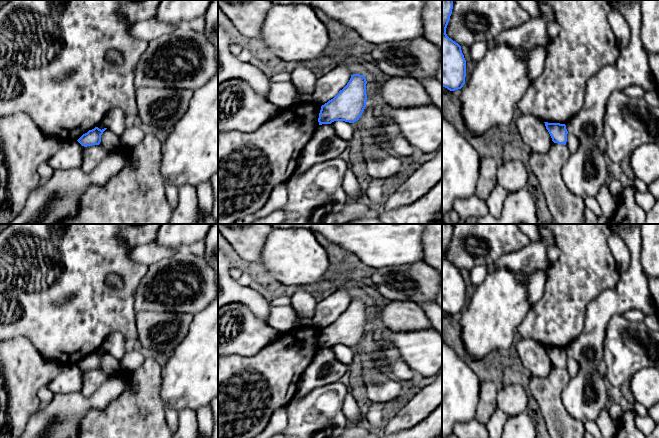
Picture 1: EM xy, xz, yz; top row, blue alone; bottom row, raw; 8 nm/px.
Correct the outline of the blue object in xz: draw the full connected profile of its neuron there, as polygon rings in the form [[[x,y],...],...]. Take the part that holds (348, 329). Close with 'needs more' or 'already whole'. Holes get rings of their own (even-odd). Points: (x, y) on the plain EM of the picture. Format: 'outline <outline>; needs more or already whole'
outline [[[353,298],[347,309],[327,327],[321,330],[319,349],[331,348],[334,345],[354,347],[361,341],[367,325],[366,302]]]; already whole

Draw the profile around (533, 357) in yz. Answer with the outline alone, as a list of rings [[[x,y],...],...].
[[[521,338],[514,346],[520,359],[519,367],[527,369],[531,376],[549,375],[553,365],[542,344]]]

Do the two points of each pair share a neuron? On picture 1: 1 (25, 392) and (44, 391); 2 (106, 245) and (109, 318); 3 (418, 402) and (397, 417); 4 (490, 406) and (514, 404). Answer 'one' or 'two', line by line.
1: two
2: one
3: one
4: one

